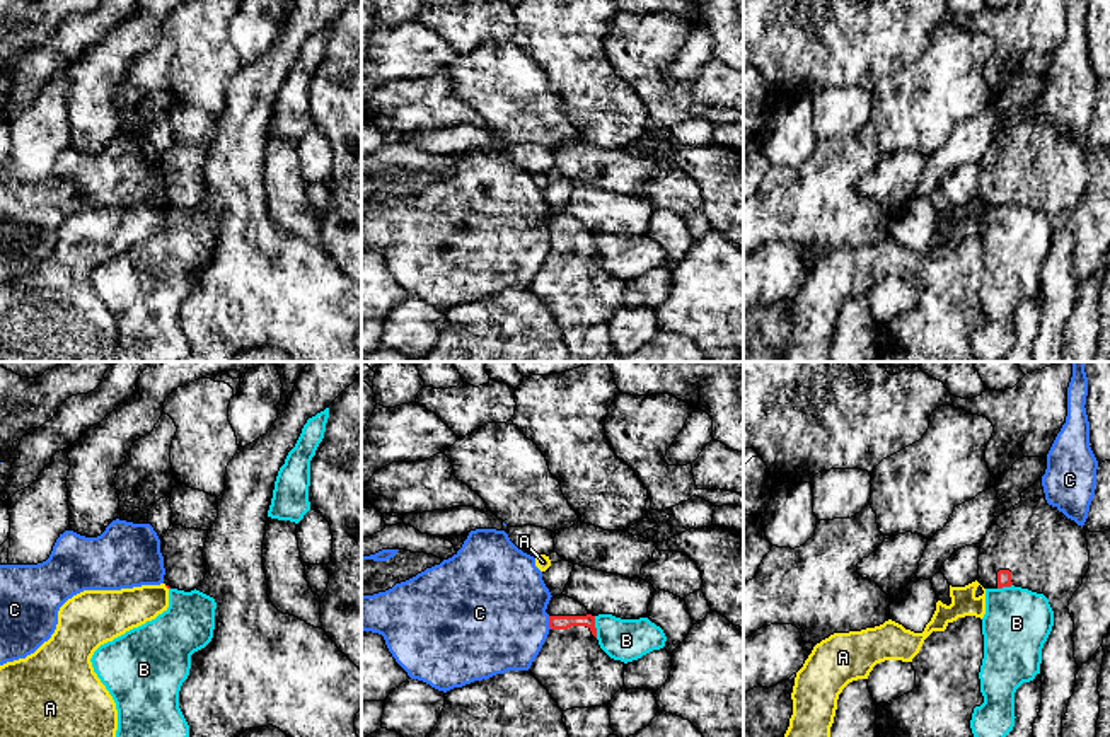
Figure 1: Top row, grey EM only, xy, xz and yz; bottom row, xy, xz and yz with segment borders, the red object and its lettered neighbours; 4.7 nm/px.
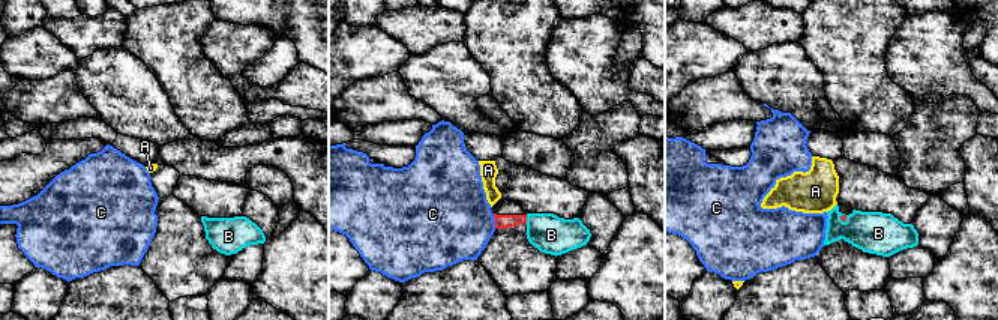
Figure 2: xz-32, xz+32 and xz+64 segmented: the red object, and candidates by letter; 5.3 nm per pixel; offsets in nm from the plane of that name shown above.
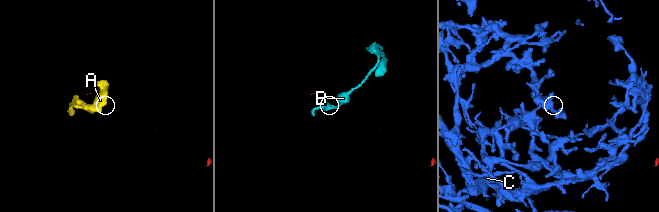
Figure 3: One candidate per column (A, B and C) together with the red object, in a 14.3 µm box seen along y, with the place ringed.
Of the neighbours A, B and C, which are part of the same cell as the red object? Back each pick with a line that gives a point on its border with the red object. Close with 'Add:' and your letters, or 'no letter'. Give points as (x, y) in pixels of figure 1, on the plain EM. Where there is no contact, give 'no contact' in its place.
Add: no letter

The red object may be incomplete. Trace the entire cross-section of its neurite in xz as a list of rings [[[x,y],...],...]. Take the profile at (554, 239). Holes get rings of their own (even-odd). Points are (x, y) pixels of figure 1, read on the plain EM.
[[[566,213],[551,215],[546,230],[549,232],[551,247],[529,288],[563,329],[609,322],[614,312],[624,305],[626,281],[610,276],[600,266],[595,234]]]

